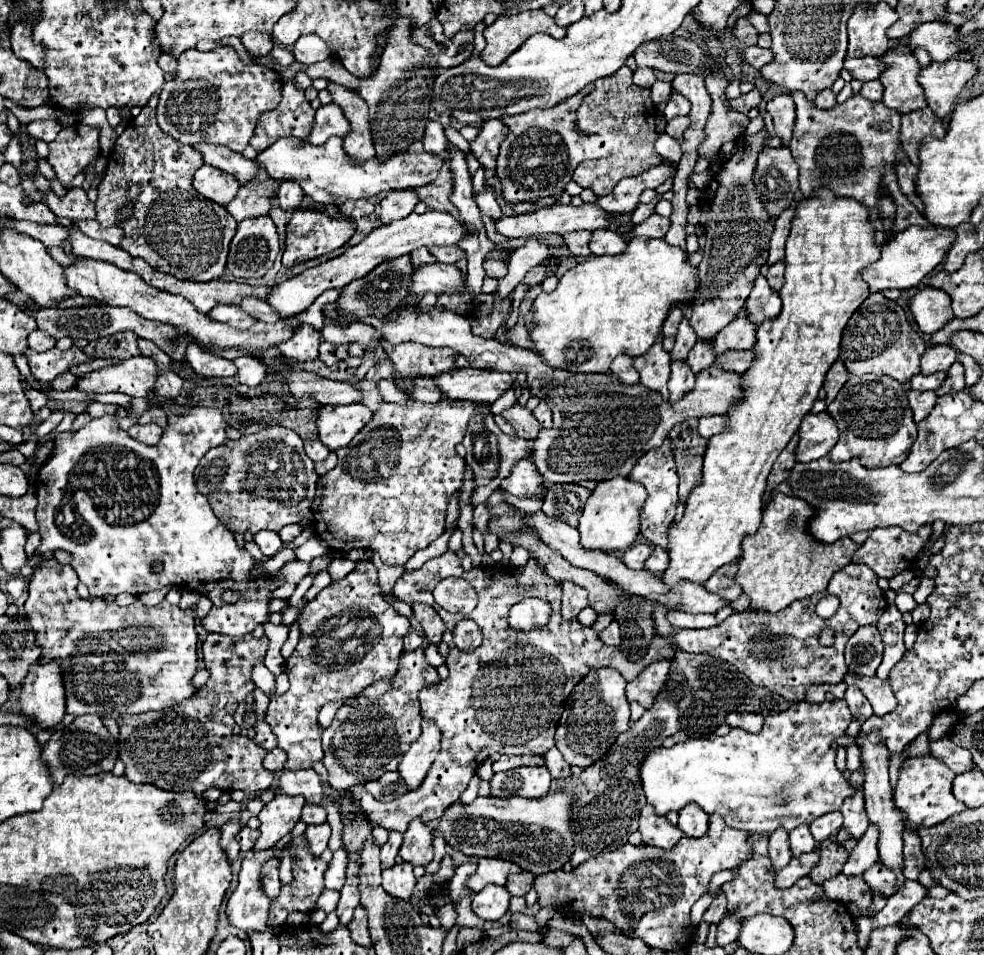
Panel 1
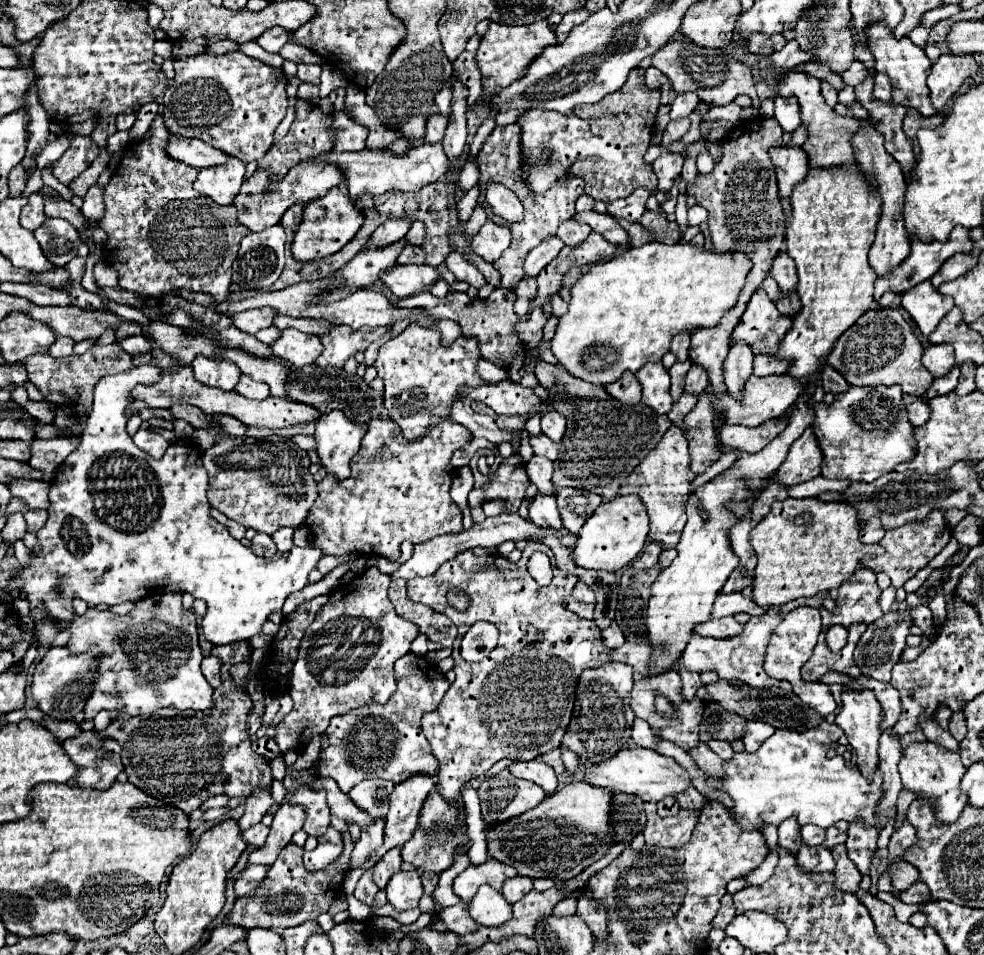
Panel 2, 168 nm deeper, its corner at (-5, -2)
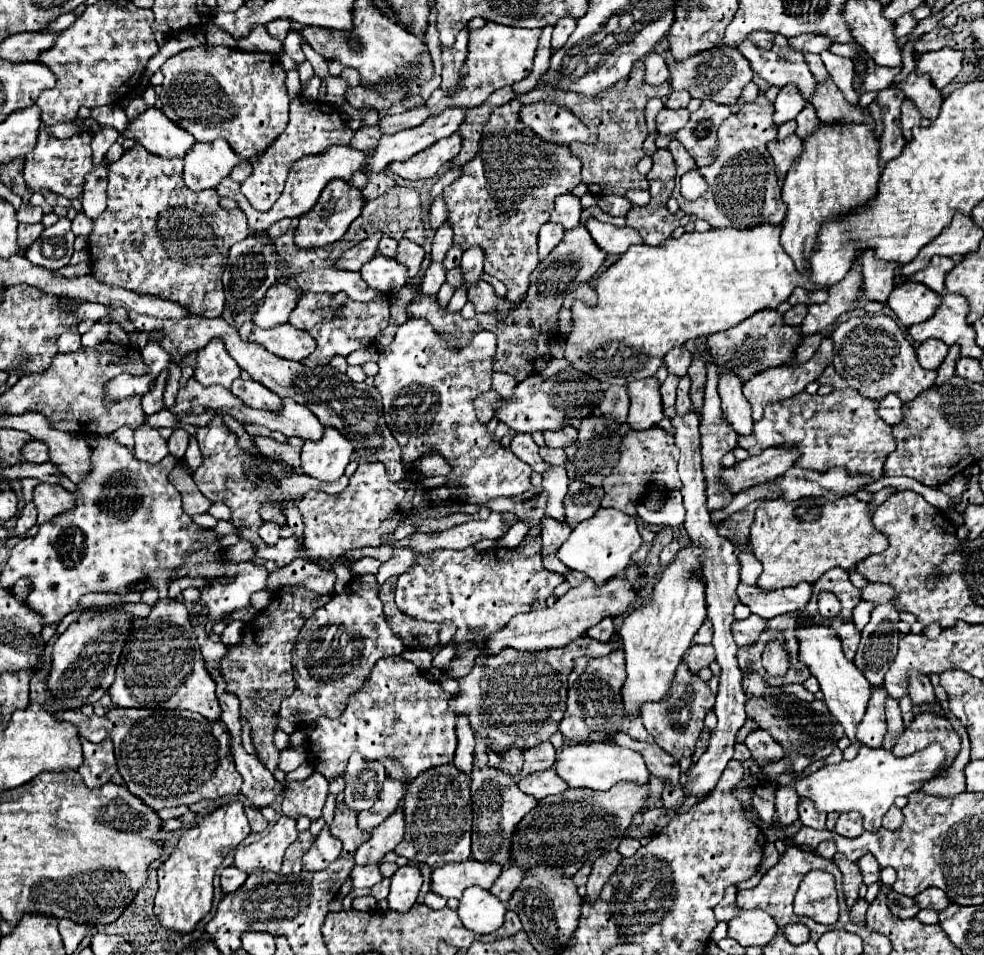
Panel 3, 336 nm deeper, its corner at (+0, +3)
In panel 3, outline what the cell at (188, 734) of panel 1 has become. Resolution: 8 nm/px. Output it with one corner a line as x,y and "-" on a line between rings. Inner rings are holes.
113,707
103,717
91,715
87,721
81,721
79,735
93,743
103,739
113,741
125,787
151,809
237,795
243,781
231,759
231,735
227,727
221,721
207,723
197,713

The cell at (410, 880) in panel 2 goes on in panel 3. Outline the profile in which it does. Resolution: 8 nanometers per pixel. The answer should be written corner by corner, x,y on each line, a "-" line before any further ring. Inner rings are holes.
411,865
399,867
397,873
391,877
391,891
387,897
389,909
397,913
407,913
415,905
421,883
423,883
423,877
417,867
411,867

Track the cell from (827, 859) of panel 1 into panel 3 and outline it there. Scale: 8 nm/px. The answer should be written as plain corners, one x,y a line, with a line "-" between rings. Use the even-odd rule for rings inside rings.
835,855
833,859
837,863
837,867
841,869
843,873
843,891
845,891
845,897
847,897
847,905
851,907
855,903
855,899
859,897
859,887
863,883
863,875
861,875
861,869
851,863
845,855

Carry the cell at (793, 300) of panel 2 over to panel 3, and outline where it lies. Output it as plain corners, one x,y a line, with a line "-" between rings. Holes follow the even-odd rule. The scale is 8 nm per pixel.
795,305
791,311
785,313
785,323
791,327
797,327
805,319
805,315
807,315
807,305

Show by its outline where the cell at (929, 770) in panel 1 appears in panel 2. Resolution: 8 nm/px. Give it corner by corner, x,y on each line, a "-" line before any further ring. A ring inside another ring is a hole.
932,742
912,744
900,760
900,776
902,776
904,788
910,792
916,792
916,798
930,802
936,818
944,824
958,820
964,806
968,804
968,798
964,798
960,792
960,780
964,772
966,768
960,762
958,752
948,752
946,748
940,748
938,744
932,744

